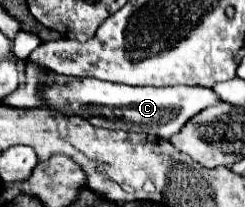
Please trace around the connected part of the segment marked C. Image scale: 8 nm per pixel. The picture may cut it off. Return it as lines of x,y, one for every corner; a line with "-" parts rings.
43,73
43,77
51,81
51,87
43,89
43,97
47,97
47,109
63,113
65,117
79,115
93,127
151,133
163,139
171,139
171,135
179,133
185,123
203,109
221,103
221,97
211,87
201,85
129,87
91,77
83,77
83,81
71,81
71,77
59,77
57,73

